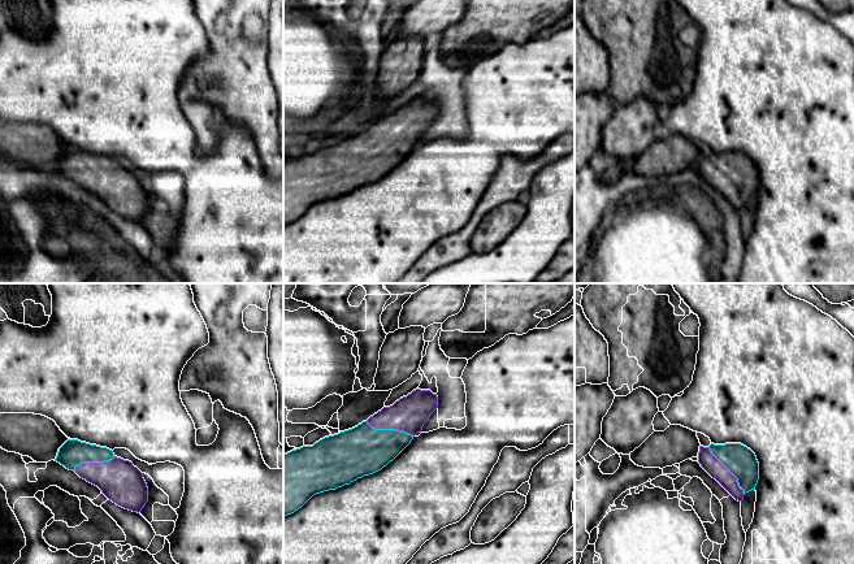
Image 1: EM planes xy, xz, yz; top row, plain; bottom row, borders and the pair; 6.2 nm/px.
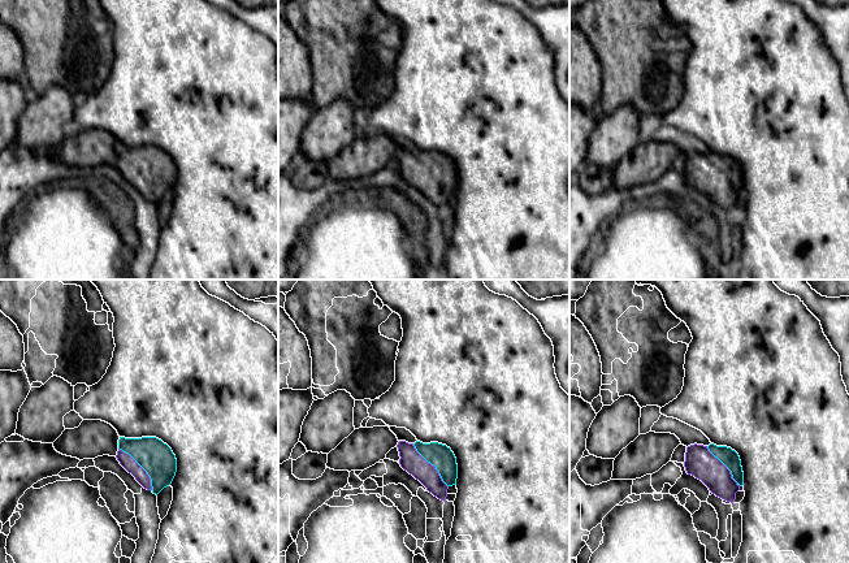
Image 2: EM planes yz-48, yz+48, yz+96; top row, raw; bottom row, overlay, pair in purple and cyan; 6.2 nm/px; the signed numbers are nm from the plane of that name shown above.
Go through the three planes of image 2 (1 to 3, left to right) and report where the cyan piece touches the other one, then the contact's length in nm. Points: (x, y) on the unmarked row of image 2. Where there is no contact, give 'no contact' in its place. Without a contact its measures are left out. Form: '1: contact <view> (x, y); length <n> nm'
1: contact yz-48 (141, 176); length 340 nm
2: contact yz+48 (431, 173); length 340 nm
3: contact yz+96 (724, 174); length 320 nm

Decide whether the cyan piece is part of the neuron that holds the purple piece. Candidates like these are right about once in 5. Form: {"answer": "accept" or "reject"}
{"answer": "accept"}

